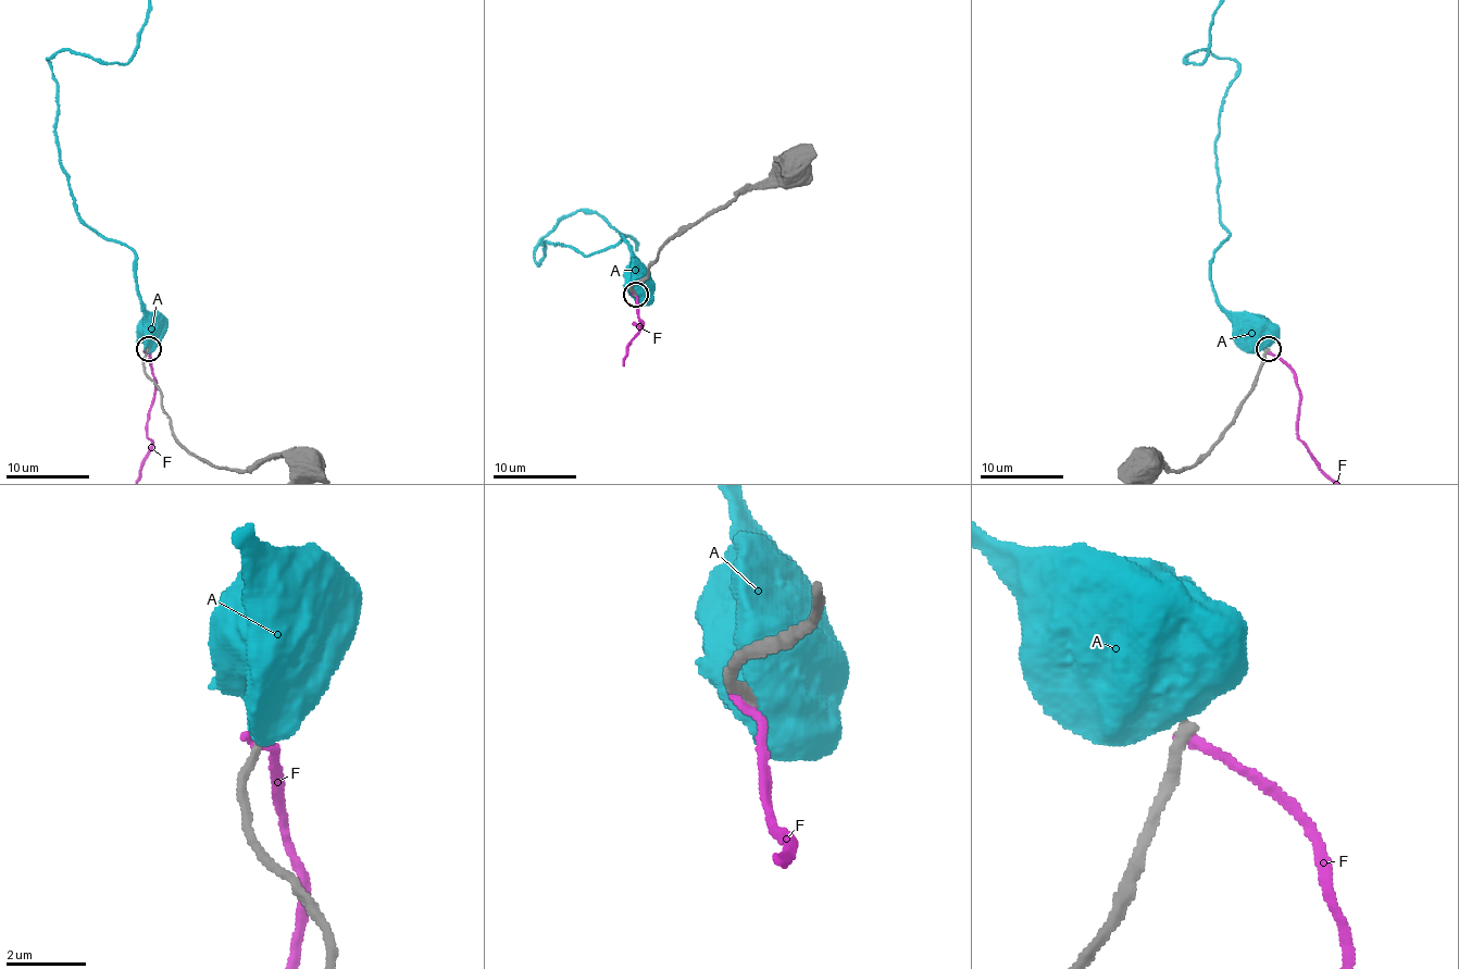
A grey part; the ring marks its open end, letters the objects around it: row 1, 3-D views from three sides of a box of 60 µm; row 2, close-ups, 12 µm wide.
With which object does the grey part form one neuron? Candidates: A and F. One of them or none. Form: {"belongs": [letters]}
{"belongs": []}

